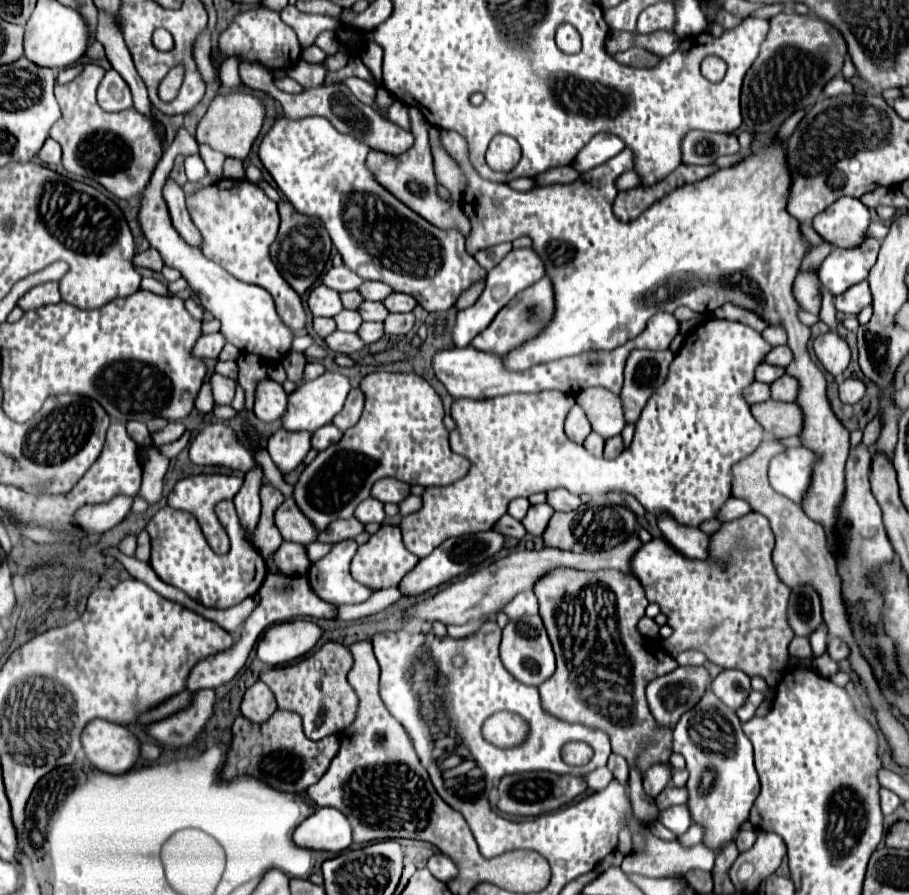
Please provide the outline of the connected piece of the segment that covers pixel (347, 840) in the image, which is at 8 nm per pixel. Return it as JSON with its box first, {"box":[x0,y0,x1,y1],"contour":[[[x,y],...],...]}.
{"box":[293,808,351,852],"contour":[[[319,808],[307,820],[297,826],[293,834],[293,842],[301,848],[311,850],[329,850],[329,852],[343,852],[351,846],[351,826],[345,814],[337,808]]]}

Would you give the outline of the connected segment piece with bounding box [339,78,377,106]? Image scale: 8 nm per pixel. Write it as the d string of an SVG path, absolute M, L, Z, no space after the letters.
M343 78L339 84L345 84L345 86L351 90L351 94L353 94L355 98L359 98L363 104L373 106L373 94L375 94L375 90L377 90L373 84L365 82L365 80L361 80L361 78Z

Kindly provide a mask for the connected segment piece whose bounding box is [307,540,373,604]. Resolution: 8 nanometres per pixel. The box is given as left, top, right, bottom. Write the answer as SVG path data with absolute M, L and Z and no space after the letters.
M355 540L337 542L327 556L311 564L307 578L319 598L333 604L359 604L373 594L369 586L359 584L349 574L349 564L357 549Z

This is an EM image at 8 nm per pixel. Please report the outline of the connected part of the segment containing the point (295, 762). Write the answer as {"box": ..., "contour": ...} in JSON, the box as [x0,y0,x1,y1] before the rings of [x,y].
{"box":[223,710,339,792],"contour":[[[275,710],[275,714],[263,722],[253,724],[239,716],[233,724],[233,746],[227,754],[223,778],[235,778],[239,774],[259,776],[263,782],[285,792],[305,792],[315,784],[329,768],[333,756],[339,750],[339,738],[327,736],[321,742],[313,742],[303,734],[301,716],[289,710]]]}

